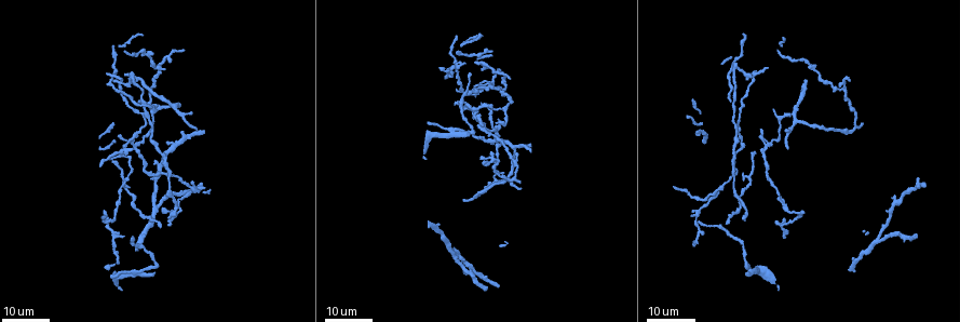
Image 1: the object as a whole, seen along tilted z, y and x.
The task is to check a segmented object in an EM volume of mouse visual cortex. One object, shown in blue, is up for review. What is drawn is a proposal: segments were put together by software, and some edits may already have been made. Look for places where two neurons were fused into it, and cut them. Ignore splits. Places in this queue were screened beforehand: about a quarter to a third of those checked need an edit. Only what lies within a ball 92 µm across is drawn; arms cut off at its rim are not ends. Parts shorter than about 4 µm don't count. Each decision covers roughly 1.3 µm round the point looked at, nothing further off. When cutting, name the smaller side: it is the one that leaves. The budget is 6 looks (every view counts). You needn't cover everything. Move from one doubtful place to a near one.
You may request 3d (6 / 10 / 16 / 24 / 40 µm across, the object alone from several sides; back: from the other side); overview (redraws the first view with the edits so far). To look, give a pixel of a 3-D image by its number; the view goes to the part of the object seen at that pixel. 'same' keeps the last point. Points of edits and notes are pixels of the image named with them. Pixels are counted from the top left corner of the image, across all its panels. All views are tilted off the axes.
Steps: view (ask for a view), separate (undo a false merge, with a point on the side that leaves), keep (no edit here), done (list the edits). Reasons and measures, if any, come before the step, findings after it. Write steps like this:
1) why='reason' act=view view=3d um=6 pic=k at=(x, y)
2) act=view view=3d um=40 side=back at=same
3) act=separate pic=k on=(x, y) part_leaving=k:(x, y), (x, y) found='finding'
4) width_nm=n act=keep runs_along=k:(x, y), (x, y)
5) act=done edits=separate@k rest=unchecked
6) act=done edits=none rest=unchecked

why='four-way junction' act=view view=3d um=16 pic=1 at=(754, 76)

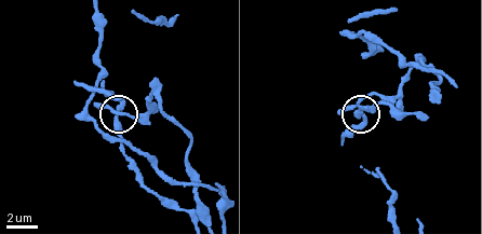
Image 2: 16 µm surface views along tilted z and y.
act=view view=3d um=6 at=same

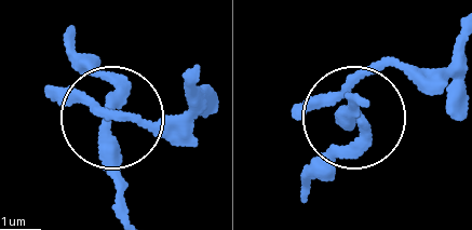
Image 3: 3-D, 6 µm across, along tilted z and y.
arms=4 act=keep found='all the same neuron'

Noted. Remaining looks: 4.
why='four or more arms meet' act=view view=3d um=24 pic=1 at=(135, 145)

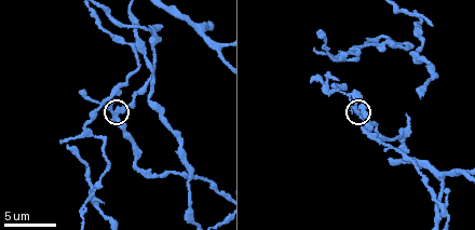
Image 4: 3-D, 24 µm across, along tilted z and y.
act=view view=3d um=10 pic=4 at=(116, 114)

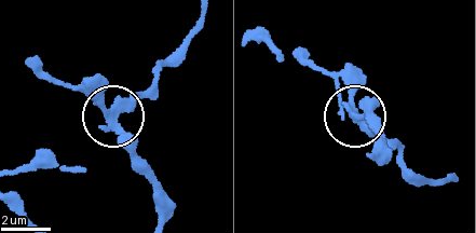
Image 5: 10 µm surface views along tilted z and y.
side_arm_um=12 act=keep found='continuous, no second neuron'

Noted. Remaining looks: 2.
why='branch point' act=view view=3d um=24 pic=1 at=(115, 216)

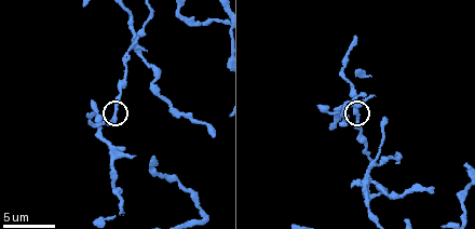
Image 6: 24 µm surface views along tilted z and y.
act=view view=3d um=6 pic=6 at=(355, 113)

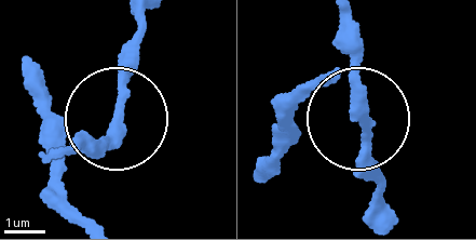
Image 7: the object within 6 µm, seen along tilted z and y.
width_nm=210 act=keep found='one neuron here'

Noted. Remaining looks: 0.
act=done edits=none rest=unchecked

